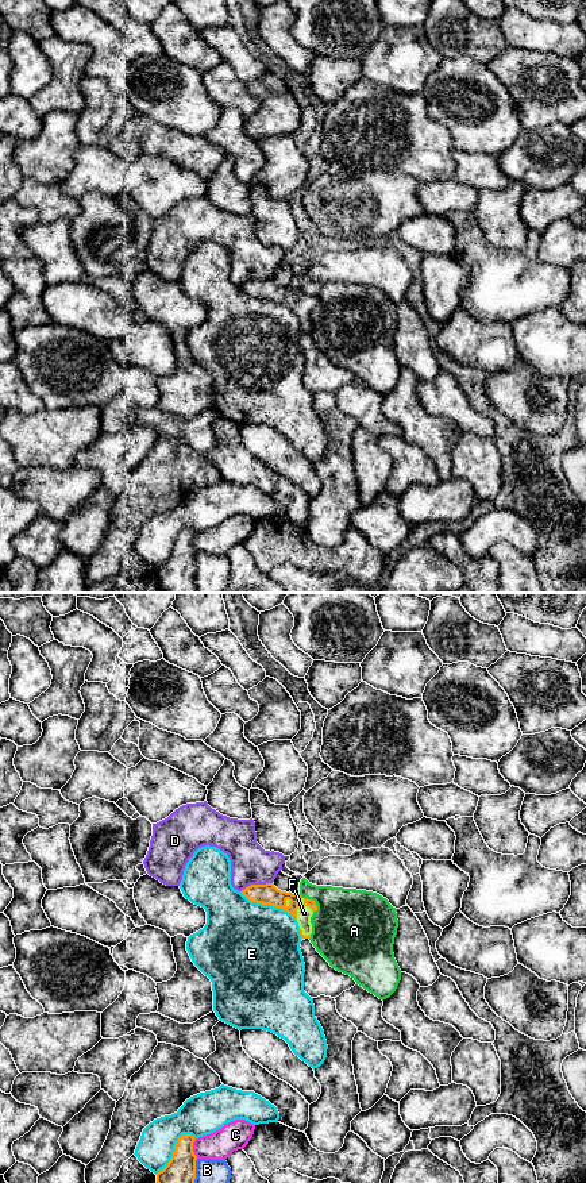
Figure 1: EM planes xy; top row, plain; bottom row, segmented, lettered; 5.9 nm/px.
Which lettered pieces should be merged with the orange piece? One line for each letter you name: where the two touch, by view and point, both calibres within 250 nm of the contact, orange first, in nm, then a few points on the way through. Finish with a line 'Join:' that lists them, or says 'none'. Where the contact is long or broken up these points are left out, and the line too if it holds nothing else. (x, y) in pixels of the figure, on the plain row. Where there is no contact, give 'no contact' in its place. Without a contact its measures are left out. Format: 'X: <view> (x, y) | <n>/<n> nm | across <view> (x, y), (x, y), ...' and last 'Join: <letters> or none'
F: xy (297, 303) | 130/90 nm
Join: F

